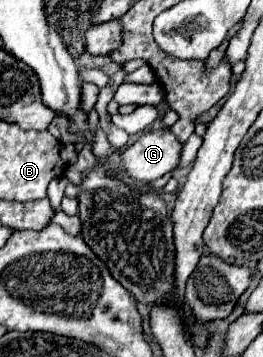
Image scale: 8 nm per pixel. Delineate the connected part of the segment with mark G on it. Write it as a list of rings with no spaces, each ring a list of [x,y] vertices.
[[[168,130],[142,134],[122,152],[122,170],[138,182],[154,182],[180,164],[182,142]]]

